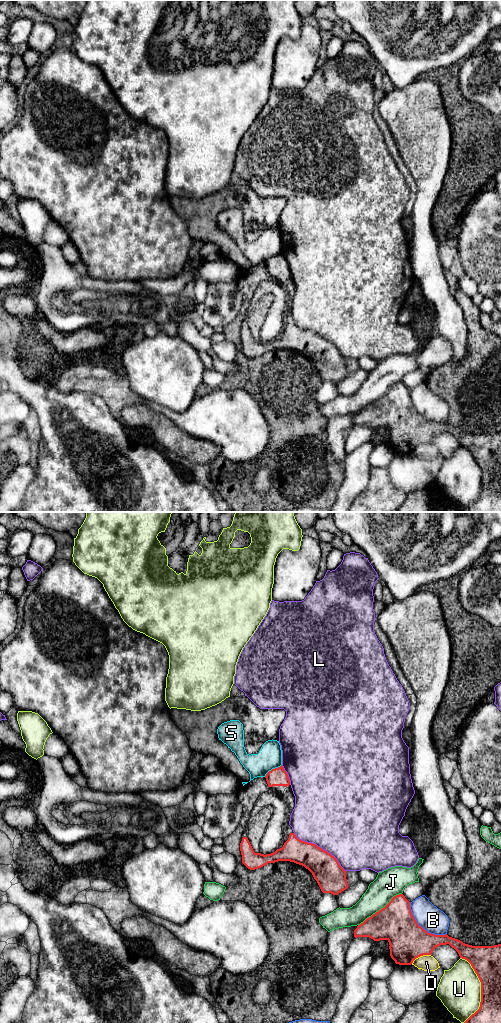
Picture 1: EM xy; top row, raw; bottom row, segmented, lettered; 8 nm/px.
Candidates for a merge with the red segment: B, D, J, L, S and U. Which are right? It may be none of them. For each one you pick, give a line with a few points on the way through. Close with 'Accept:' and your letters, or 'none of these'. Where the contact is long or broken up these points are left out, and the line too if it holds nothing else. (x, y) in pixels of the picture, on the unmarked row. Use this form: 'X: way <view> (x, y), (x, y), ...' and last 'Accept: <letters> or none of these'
Accept: none of these

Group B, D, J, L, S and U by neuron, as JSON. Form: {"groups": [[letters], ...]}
{"groups": [["B"], ["D"], ["J"], ["L"], ["S"], ["U"]]}

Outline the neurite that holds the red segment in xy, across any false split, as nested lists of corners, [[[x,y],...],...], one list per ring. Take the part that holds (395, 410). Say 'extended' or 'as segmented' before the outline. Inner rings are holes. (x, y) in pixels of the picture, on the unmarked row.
as segmented; [[[403,382],[394,384],[381,398],[367,406],[354,418],[354,425],[369,425],[374,429],[387,428],[390,444],[399,453],[411,453],[423,443],[431,443],[433,438],[449,432],[460,446],[467,448],[481,470],[481,490],[479,497],[463,512],[501,512],[501,432],[494,434],[472,434],[445,423],[428,421],[418,413],[412,403],[410,390]]]

